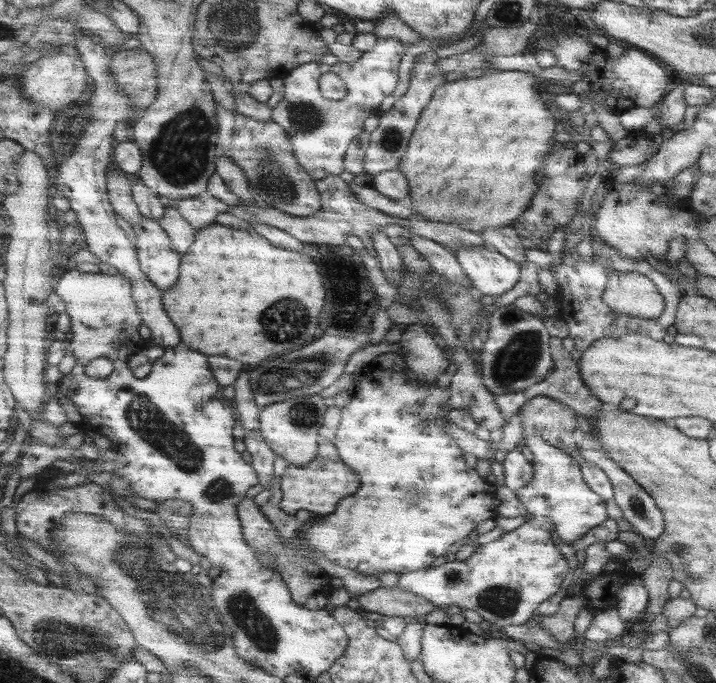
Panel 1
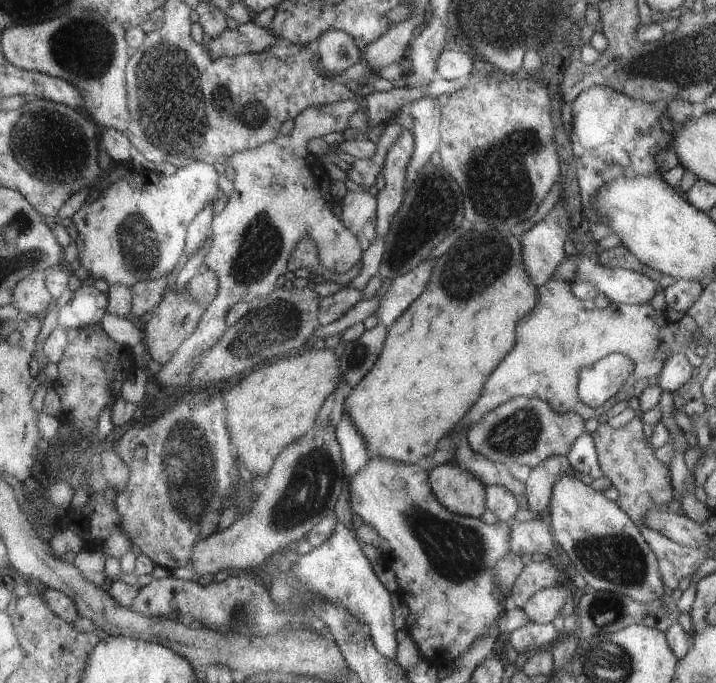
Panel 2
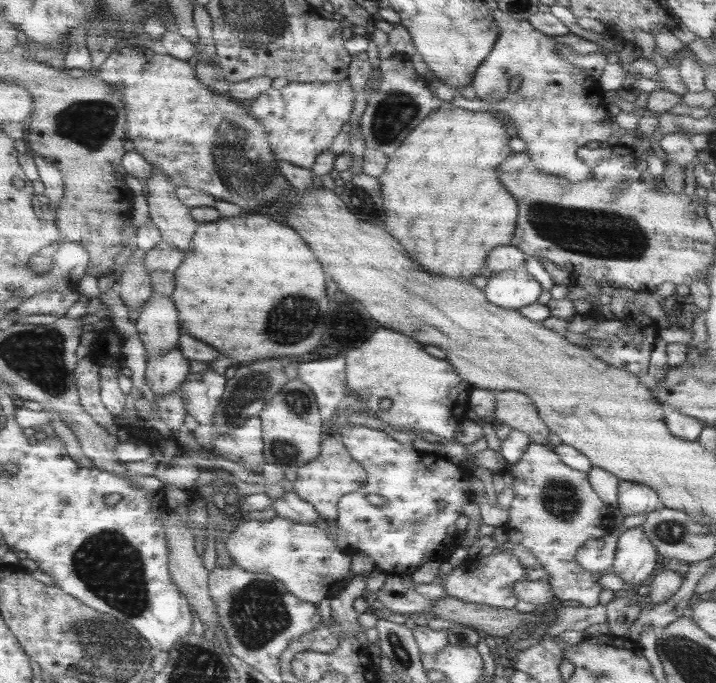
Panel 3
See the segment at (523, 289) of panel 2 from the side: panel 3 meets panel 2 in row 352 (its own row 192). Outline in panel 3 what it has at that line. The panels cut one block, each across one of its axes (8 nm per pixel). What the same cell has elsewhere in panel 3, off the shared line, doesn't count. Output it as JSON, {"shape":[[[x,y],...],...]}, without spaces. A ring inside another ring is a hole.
{"shape":[[[443,102],[439,112],[421,122],[421,126],[417,126],[417,130],[413,130],[413,134],[401,144],[401,150],[391,156],[387,172],[379,178],[387,214],[385,230],[389,230],[399,242],[405,242],[405,250],[409,250],[429,274],[467,282],[481,276],[483,268],[489,266],[493,250],[513,244],[521,206],[497,176],[497,166],[513,154],[509,138],[507,124],[493,114],[469,112],[451,106],[451,102]]]}

